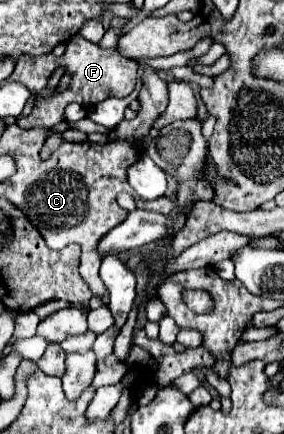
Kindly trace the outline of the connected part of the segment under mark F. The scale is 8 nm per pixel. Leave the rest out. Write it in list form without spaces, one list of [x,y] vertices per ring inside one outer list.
[[[75,34],[73,38],[69,38],[67,50],[61,56],[61,60],[65,60],[65,62],[69,60],[71,62],[71,64],[65,64],[65,66],[73,74],[73,84],[65,92],[61,92],[59,96],[51,96],[51,100],[47,104],[47,112],[51,112],[51,116],[55,116],[55,114],[57,116],[63,116],[65,106],[71,104],[71,102],[77,102],[83,108],[91,108],[97,102],[105,100],[109,96],[109,92],[115,98],[125,98],[137,86],[137,66],[133,66],[133,60],[123,58],[115,48],[103,50],[97,44],[87,42],[79,34]]]

